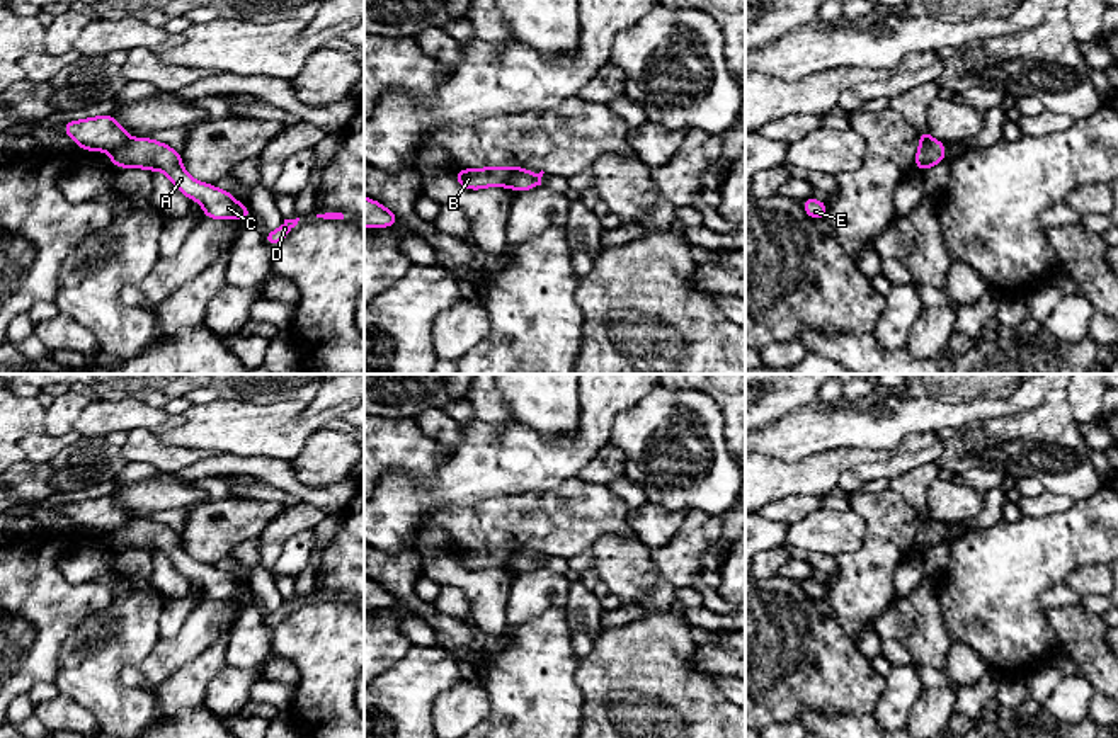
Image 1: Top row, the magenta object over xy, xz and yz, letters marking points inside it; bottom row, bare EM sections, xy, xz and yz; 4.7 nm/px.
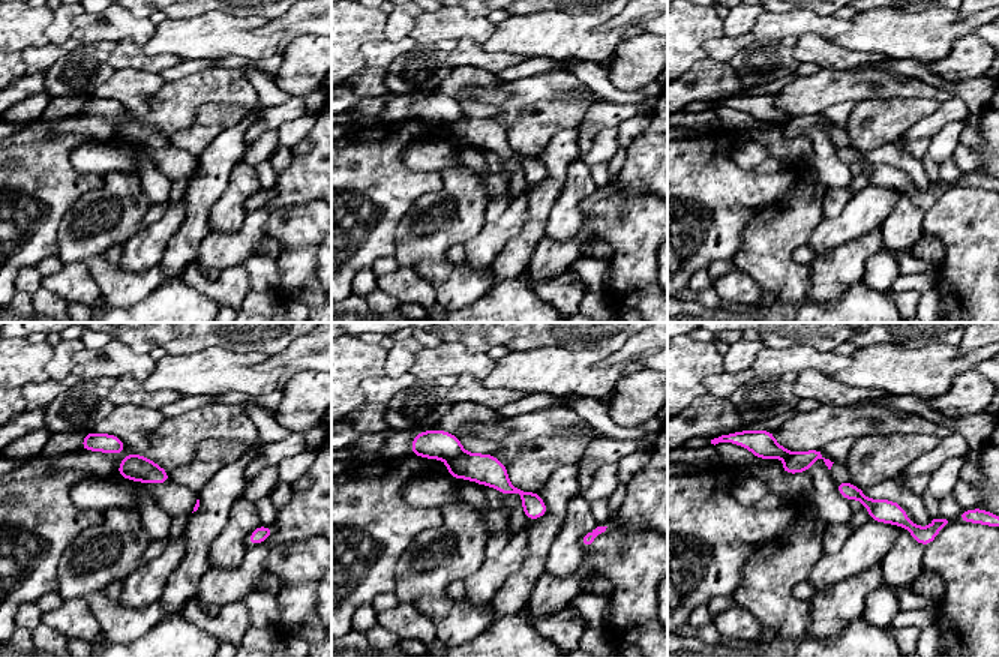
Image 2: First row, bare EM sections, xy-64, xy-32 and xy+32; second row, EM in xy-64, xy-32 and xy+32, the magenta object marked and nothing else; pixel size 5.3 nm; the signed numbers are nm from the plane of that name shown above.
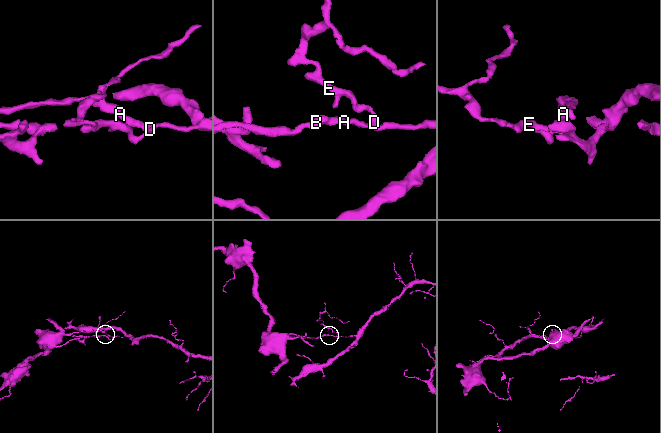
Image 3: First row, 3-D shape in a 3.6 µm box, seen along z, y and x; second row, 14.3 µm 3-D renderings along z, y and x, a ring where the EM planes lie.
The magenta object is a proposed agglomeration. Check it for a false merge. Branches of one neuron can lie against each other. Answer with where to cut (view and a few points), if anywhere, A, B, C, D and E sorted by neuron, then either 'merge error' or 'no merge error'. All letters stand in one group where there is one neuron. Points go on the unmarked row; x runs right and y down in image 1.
cut in xy along (130, 517), (109, 533); A C D E / B; merge error

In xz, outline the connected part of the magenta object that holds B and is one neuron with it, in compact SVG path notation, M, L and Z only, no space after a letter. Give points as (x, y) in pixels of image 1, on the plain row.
M483 548L483 549L465 549L453 553L456 563L470 571L482 571L485 568L505 568L509 556L509 548Z

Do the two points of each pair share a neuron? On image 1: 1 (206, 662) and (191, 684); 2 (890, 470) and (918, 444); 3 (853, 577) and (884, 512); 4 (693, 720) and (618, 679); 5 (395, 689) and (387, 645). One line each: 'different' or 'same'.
1: same
2: same
3: same
4: same
5: different

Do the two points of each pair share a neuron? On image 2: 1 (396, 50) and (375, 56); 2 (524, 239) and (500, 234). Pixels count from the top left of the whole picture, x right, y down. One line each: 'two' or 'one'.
1: one
2: two

